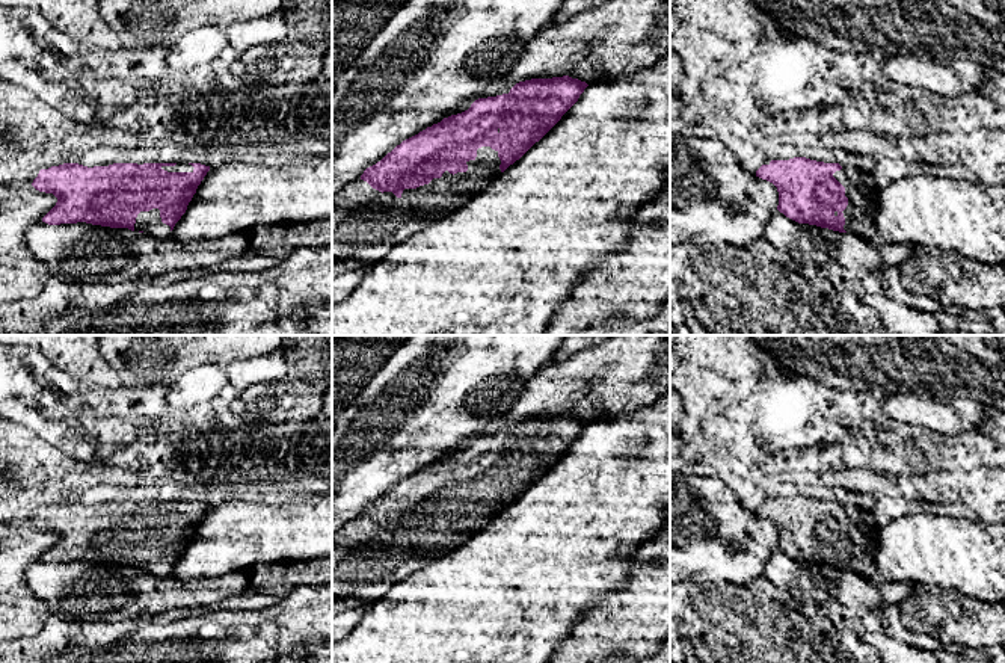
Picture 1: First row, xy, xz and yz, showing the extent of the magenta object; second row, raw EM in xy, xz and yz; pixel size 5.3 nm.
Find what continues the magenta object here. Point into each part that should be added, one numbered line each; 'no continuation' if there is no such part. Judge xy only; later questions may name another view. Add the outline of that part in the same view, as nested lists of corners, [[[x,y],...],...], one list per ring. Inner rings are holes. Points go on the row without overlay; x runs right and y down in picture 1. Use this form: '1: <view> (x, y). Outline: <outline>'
1: xy (150, 561). Outline: [[[158,547],[140,550],[136,556],[134,569],[143,569],[158,577],[171,574],[171,565],[161,560]]]

